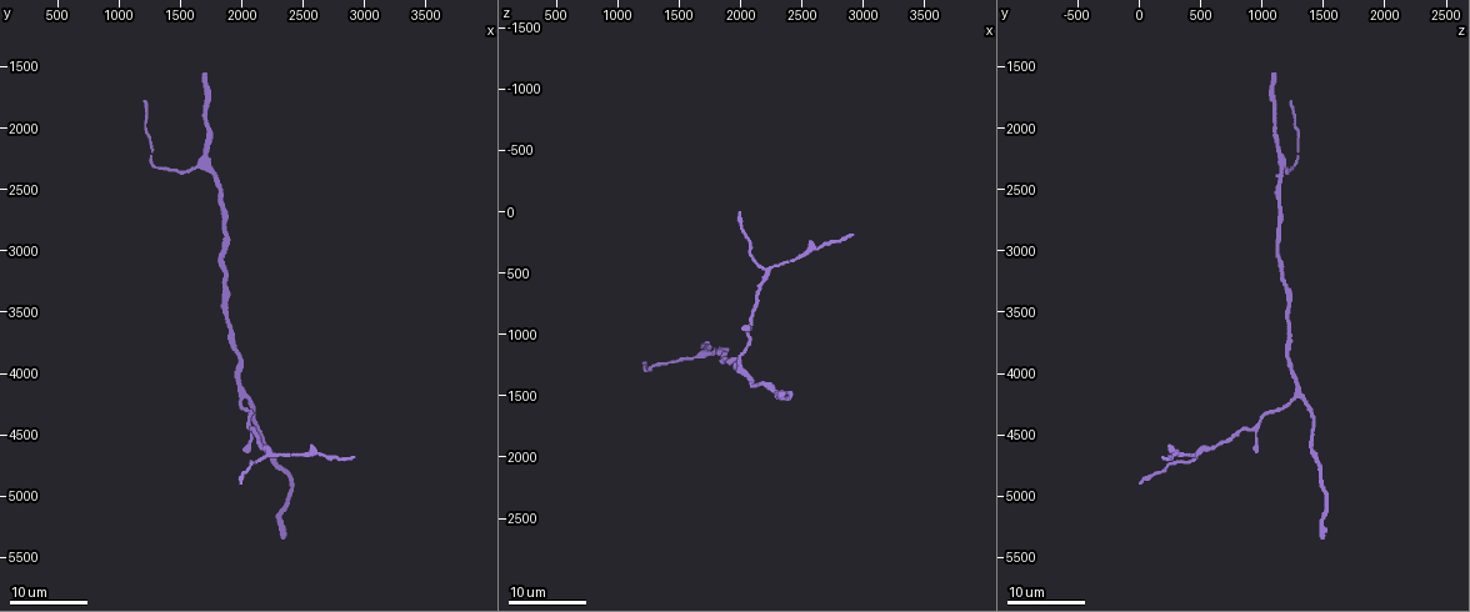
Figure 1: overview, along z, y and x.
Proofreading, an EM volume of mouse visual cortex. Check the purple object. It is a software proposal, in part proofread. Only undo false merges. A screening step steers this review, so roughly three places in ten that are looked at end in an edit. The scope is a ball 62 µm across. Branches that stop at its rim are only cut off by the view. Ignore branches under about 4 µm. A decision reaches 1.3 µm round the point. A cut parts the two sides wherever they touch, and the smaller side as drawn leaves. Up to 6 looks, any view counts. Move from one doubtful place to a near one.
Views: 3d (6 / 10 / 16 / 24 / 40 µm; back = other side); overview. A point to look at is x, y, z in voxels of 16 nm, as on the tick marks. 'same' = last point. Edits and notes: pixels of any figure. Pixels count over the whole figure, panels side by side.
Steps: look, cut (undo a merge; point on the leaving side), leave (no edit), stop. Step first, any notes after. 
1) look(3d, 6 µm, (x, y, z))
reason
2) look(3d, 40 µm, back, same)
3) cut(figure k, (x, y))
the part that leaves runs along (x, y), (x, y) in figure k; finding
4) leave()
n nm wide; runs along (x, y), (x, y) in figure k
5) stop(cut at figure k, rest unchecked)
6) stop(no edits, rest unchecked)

look(3d, 16 µm, (2200, 4680, 480))
arms part here

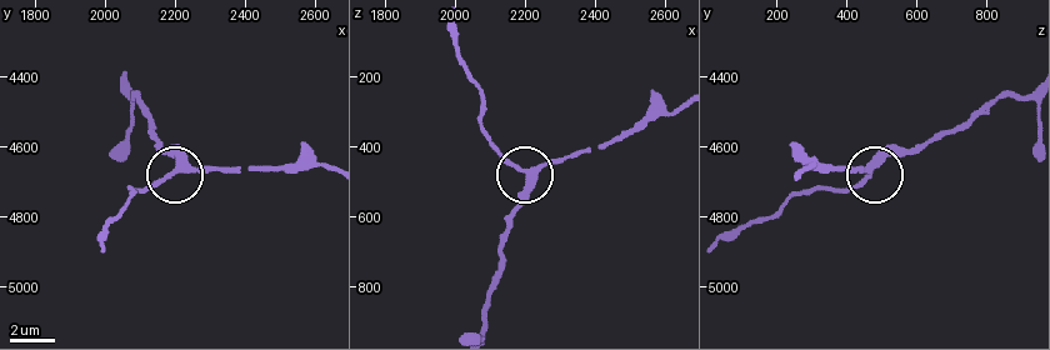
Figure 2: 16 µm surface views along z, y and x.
look(3d, 6 µm, (2210, 4670, 470))

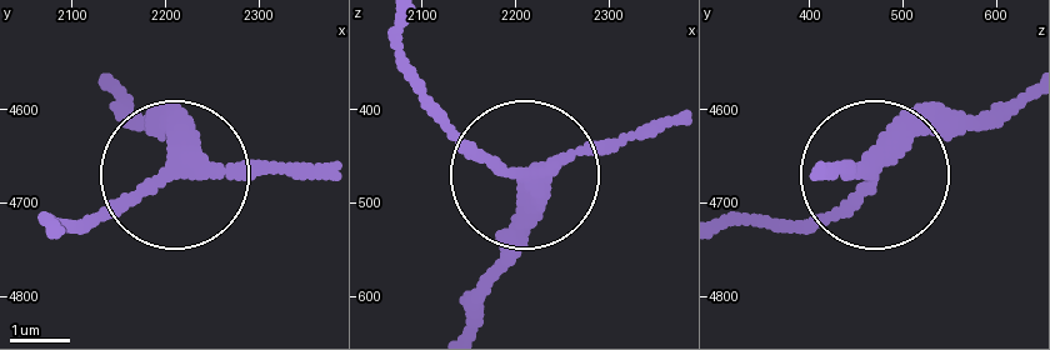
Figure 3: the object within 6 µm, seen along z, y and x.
look(3d, 6 µm, back, (2210, 4665, 475))

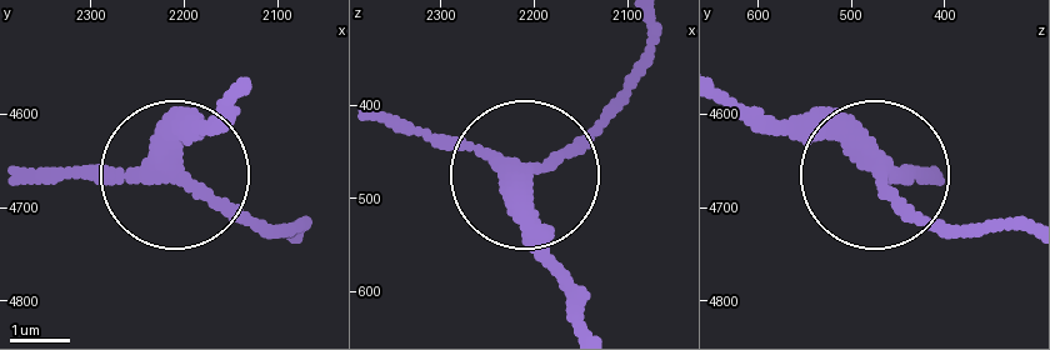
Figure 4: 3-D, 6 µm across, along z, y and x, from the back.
leave()
runs along (236, 98), (176, 156), (276, 231) in figure 4; one cell here

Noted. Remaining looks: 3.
look(3d, 24 µm, (2000, 4200, 1300))
three-way junction

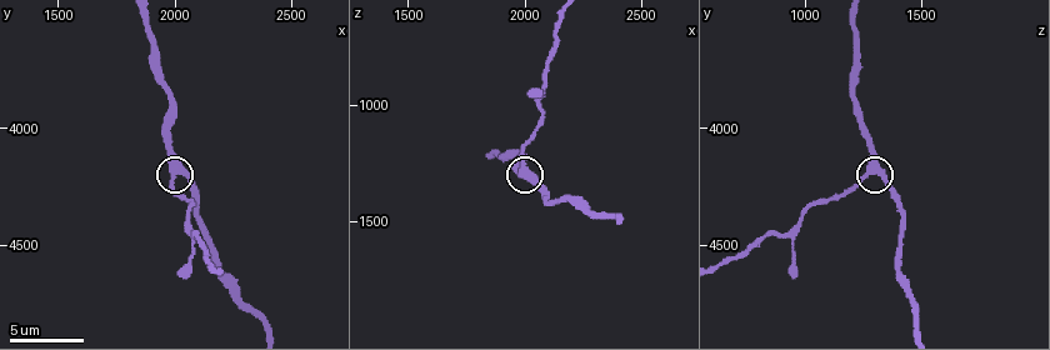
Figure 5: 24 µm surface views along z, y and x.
look(3d, 6 µm, (2020, 4190, 1290))

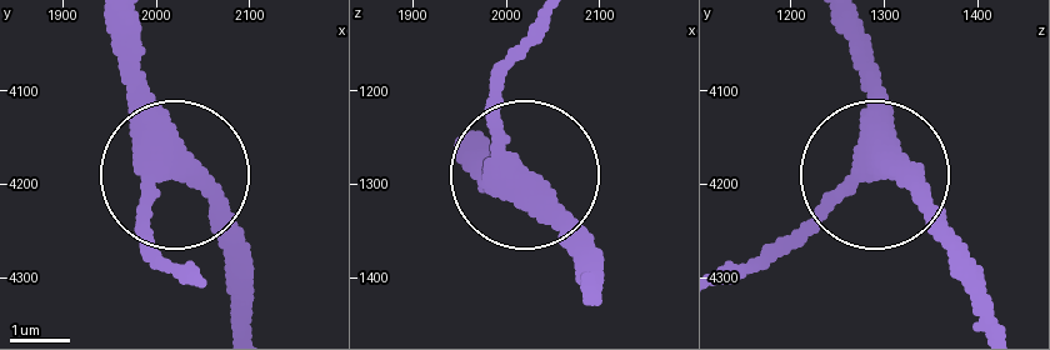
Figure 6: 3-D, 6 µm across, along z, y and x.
leave()
runs along (141, 33), (171, 178), (240, 251) in figure 6; continuous, no second cell

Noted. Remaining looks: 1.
stop(no edits, rest unchecked)

